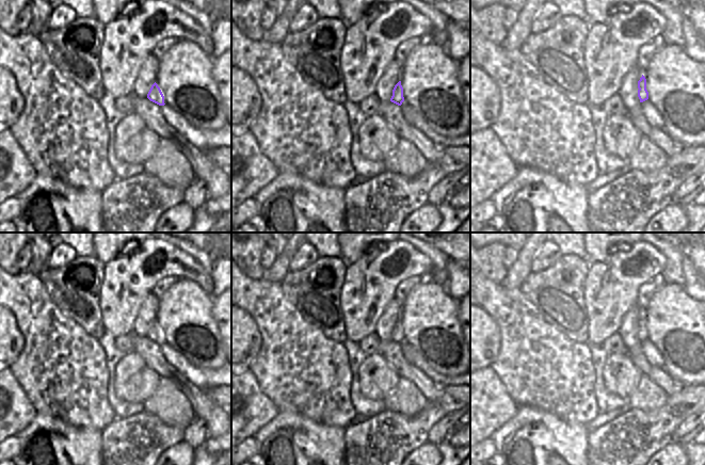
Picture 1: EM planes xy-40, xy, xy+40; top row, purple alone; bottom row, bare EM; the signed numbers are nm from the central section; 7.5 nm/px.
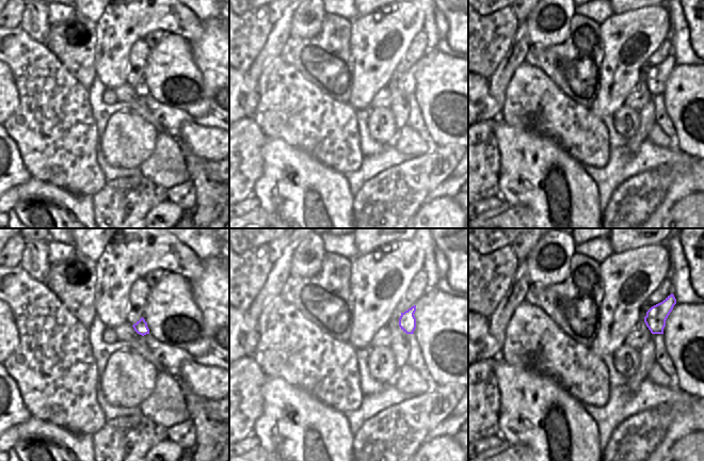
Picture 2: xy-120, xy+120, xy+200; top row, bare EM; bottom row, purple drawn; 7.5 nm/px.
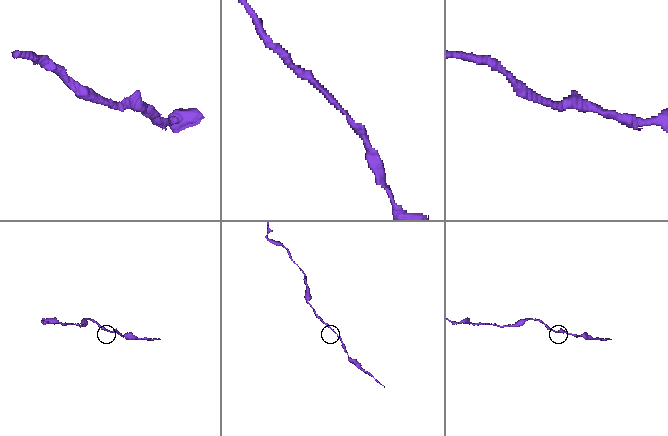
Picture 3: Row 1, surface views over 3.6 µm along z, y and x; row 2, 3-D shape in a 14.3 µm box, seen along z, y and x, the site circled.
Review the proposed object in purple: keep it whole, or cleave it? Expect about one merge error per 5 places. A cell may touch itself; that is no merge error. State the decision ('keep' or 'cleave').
keep

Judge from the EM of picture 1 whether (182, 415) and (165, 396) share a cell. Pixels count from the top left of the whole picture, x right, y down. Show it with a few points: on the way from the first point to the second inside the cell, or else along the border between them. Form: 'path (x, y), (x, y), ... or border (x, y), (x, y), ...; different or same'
path (178, 411), (167, 400); same

